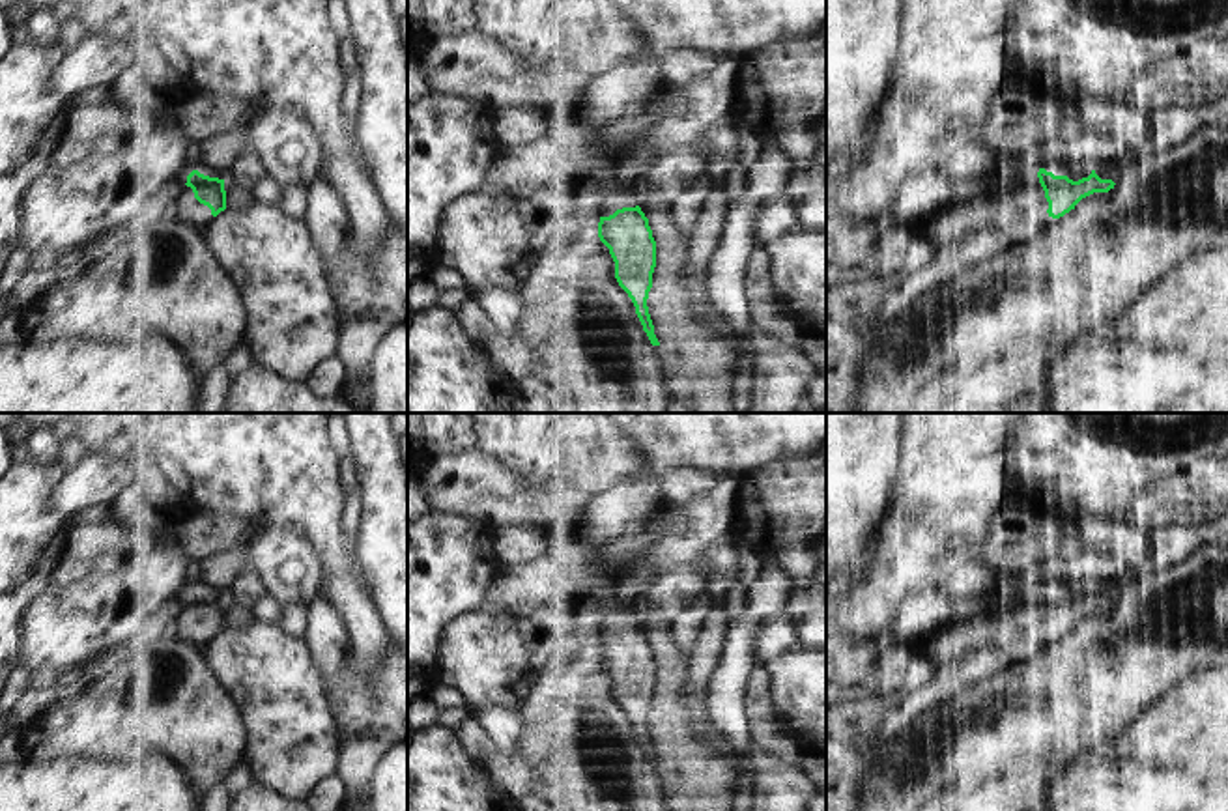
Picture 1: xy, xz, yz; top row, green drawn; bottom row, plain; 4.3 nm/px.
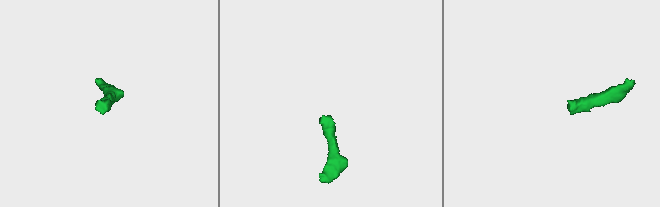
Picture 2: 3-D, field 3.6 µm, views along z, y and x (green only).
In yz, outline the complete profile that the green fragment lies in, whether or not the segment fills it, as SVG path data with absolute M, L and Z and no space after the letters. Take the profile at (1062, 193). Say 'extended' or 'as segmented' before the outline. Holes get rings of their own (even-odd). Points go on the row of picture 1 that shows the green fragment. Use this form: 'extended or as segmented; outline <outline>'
extended; outline M1039 168L1028 176L1028 185L1013 194L996 194L989 189L959 196L923 226L921 237L933 254L933 265L921 278L951 271L998 241L1035 232L1049 217L1060 219L1082 198L1108 192L1114 185L1112 179L1101 179L1095 170L1073 181Z

